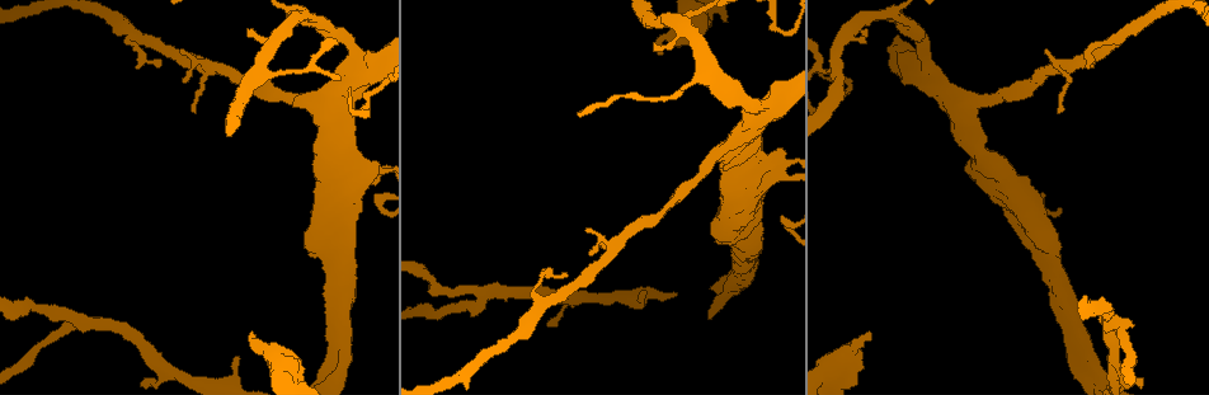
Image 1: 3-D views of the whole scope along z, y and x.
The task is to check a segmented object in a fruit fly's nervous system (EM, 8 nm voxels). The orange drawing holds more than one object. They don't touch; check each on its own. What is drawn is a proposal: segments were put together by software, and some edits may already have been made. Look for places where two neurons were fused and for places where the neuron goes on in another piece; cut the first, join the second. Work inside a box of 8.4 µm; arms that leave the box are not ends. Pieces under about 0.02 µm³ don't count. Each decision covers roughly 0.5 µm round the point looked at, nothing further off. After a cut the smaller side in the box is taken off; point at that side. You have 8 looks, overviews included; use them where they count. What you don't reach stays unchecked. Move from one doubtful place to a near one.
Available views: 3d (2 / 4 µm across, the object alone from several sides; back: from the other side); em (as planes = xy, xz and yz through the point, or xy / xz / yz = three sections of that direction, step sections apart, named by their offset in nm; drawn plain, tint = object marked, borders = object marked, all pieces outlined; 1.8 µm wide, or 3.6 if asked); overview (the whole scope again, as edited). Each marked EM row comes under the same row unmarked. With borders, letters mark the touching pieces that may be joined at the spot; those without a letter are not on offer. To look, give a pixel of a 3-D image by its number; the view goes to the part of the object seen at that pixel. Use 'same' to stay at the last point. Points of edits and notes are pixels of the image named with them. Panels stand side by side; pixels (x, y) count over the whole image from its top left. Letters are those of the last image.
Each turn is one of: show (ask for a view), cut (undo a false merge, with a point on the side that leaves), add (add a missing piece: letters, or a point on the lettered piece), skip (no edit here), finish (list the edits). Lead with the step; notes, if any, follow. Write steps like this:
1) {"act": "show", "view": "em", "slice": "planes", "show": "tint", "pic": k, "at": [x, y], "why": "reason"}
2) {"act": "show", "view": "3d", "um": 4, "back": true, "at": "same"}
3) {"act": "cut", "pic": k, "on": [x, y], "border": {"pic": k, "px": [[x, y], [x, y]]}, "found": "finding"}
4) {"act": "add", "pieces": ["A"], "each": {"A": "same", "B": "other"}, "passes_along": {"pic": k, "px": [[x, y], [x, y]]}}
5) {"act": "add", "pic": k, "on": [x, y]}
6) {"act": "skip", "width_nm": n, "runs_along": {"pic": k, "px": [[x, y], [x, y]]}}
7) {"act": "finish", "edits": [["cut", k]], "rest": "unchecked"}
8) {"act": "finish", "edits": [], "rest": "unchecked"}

{"act": "show", "view": "3d", "um": 4, "pic": 1, "at": [869, 337], "why": "branch stops here"}

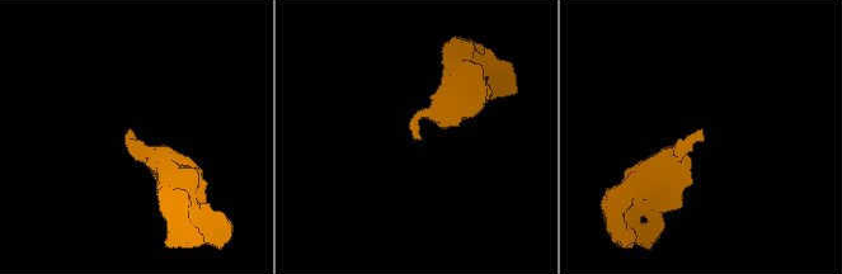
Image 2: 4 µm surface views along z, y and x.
{"act": "show", "view": "em", "slice": "planes", "show": "borders", "pic": 2, "at": [134, 132], "why": "need the tissue"}

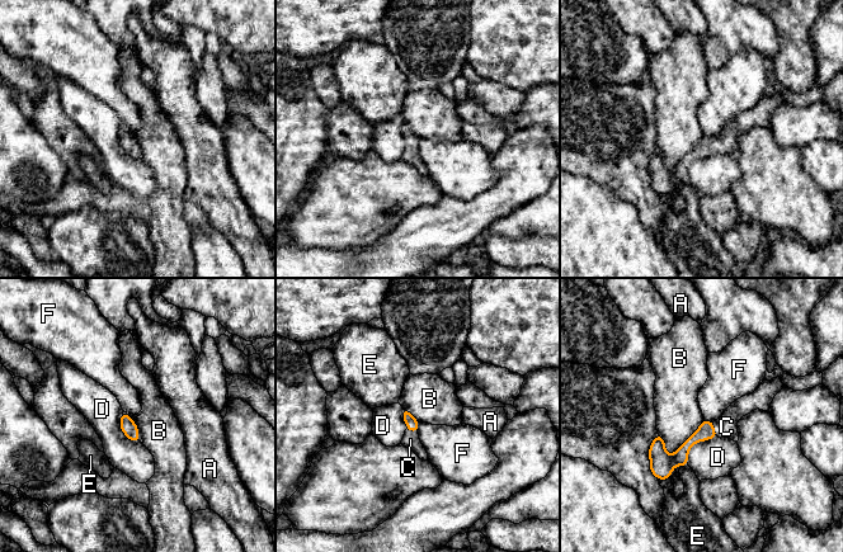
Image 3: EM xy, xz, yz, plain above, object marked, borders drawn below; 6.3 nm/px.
{"act": "add", "pic": 3, "on": [726, 427], "each": {"A": "other", "B": "other", "C": "same", "D": "other", "E": "other", "F": "other"}, "passes_along": {"pic": 3, "px": [[706, 430], [714, 429], [726, 427]]}, "found": "the neuron continues"}

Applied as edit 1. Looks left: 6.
{"act": "show", "view": "3d", "um": 2, "pic": 1, "at": [1106, 359], "why": "an open end"}

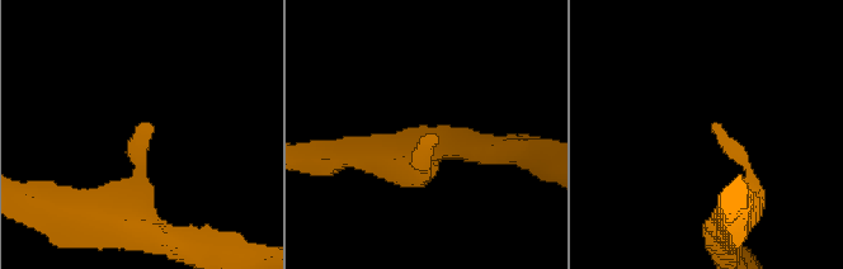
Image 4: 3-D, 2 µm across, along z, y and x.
{"act": "show", "view": "em", "um": 3.6, "slice": "xy", "step": 4, "show": "borders", "pic": 4, "at": [149, 125]}

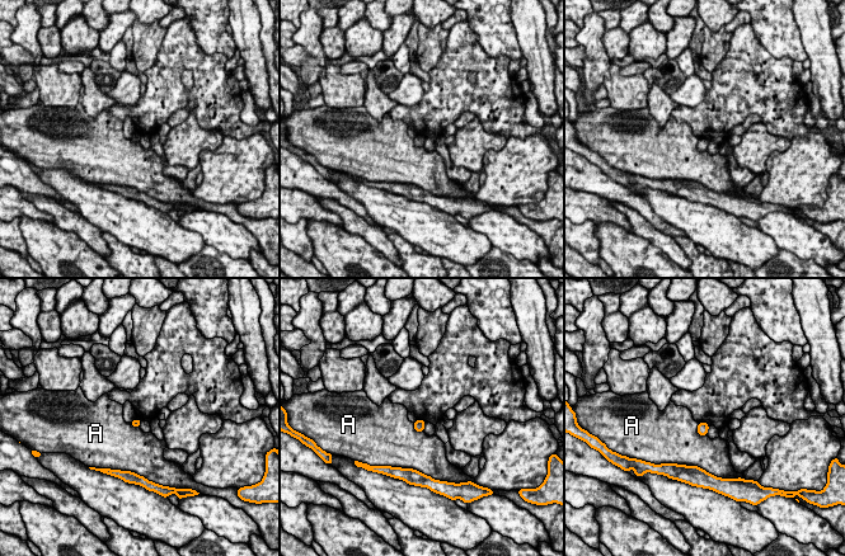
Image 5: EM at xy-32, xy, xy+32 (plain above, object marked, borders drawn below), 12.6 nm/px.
{"act": "show", "view": "em", "um": 3.6, "slice": "xz", "step": 16, "show": "borders", "at": "same", "why": "another direction"}

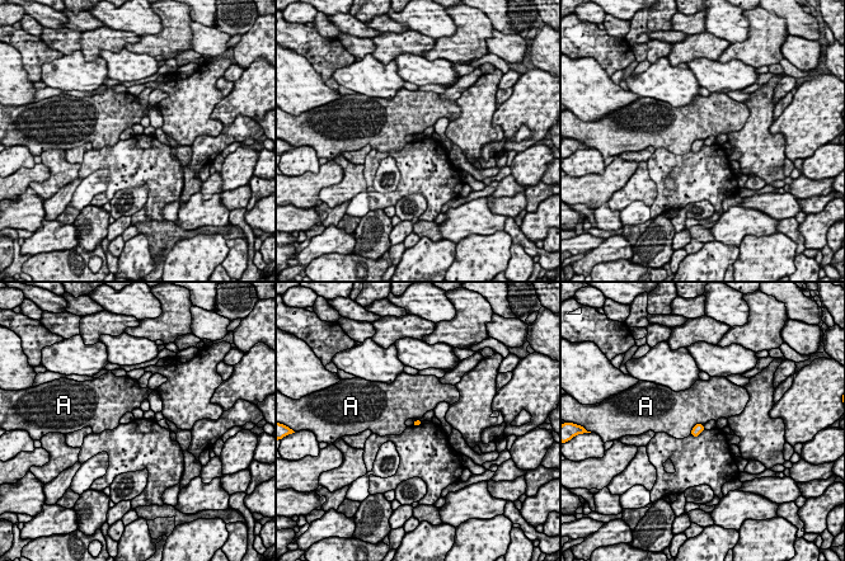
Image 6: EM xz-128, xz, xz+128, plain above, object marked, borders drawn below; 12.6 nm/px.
{"act": "skip", "each": {"A": "other"}, "border": {"pic": 6, "px": [[703, 424], [696, 424], [690, 434]]}, "found": "none of them fits"}

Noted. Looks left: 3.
{"act": "show", "view": "em", "slice": "xz", "step": 16, "show": "tint", "pic": 1, "at": [1109, 309], "why": "a narrow waist"}

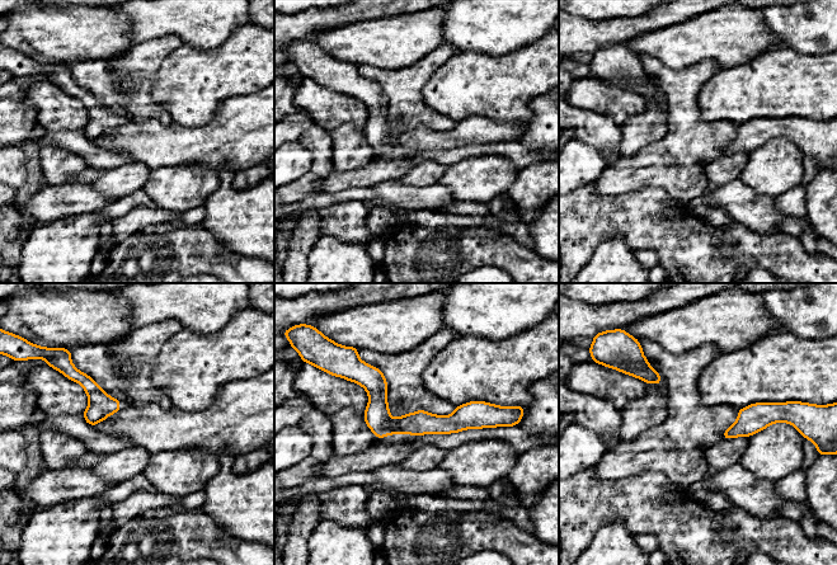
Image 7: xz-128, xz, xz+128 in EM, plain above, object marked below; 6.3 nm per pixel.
{"act": "show", "view": "em", "slice": "planes", "show": "tint", "at": "same", "why": "cut it another way"}

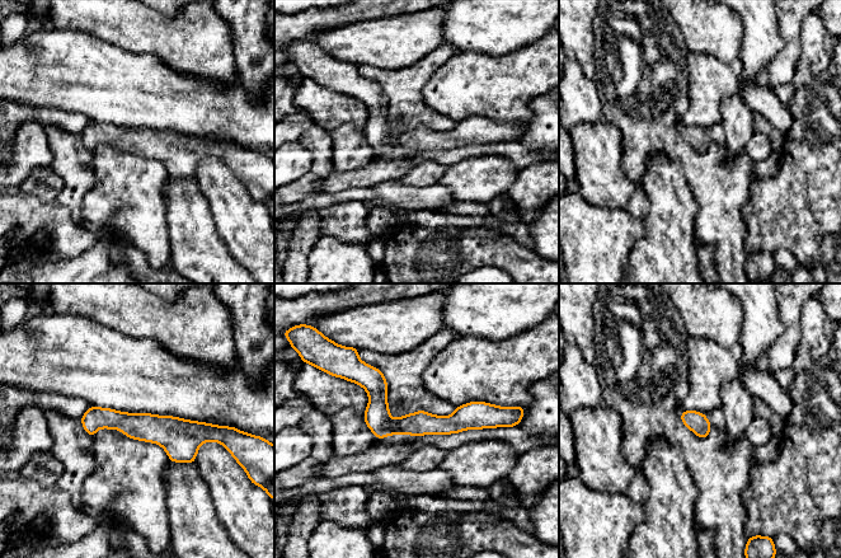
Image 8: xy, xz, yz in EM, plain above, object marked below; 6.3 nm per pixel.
{"act": "show", "view": "em", "slice": "planes", "show": "borders", "at": "same"}

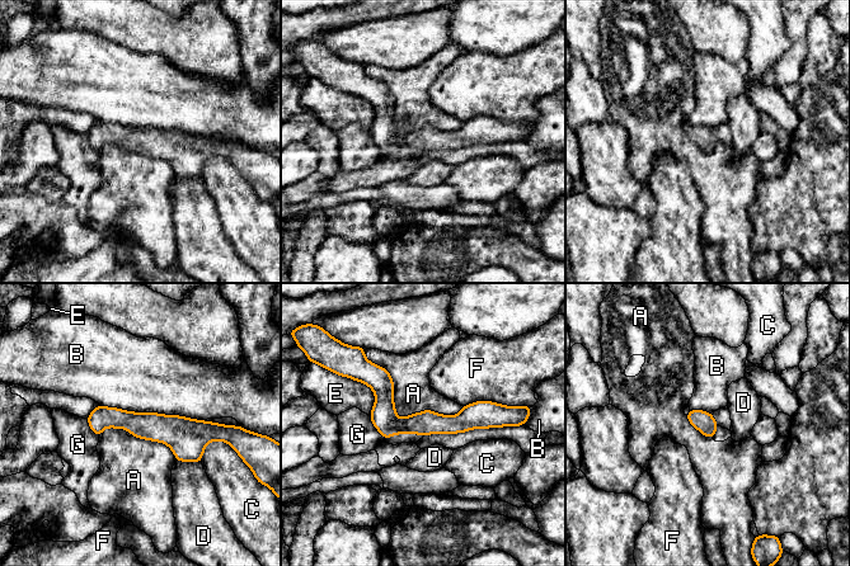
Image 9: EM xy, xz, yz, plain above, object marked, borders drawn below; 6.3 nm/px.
{"act": "skip", "each": {"A": "other", "B": "other", "C": "other", "D": "other", "E": "other", "F": "other", "G": "other"}, "found": "continuous, no second neuron"}

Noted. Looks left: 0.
{"act": "finish", "edits": [["add", 3]], "rest": "unchecked"}

